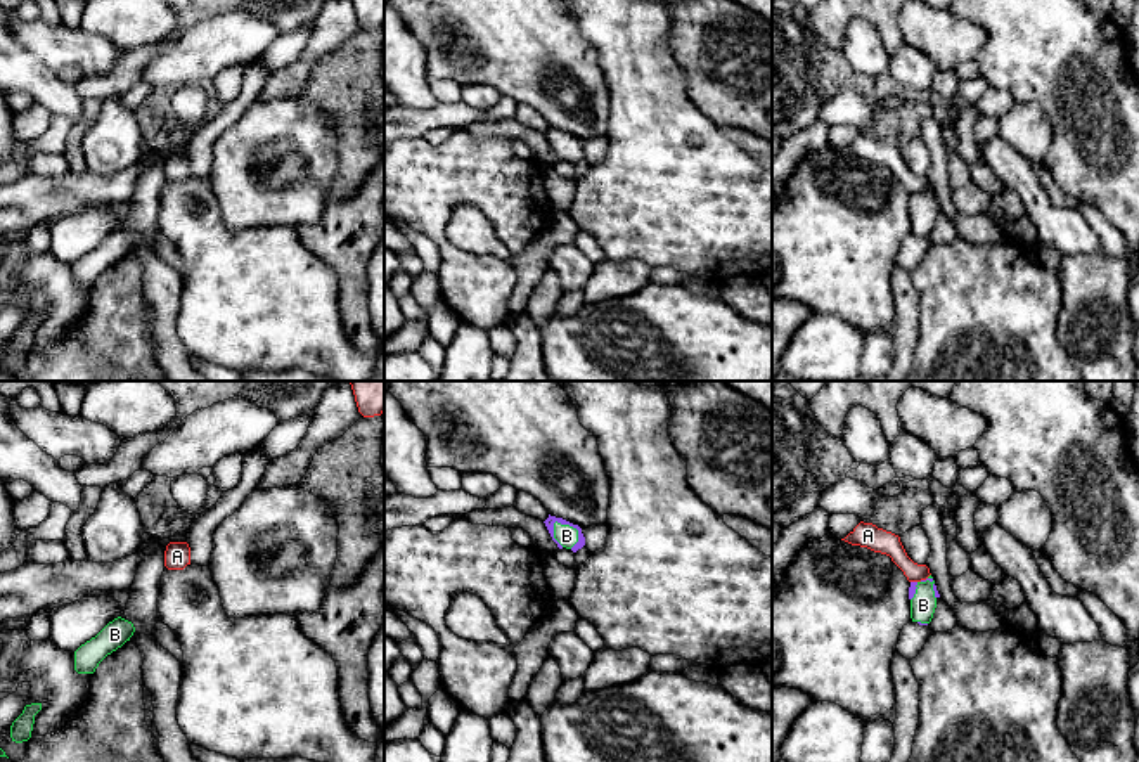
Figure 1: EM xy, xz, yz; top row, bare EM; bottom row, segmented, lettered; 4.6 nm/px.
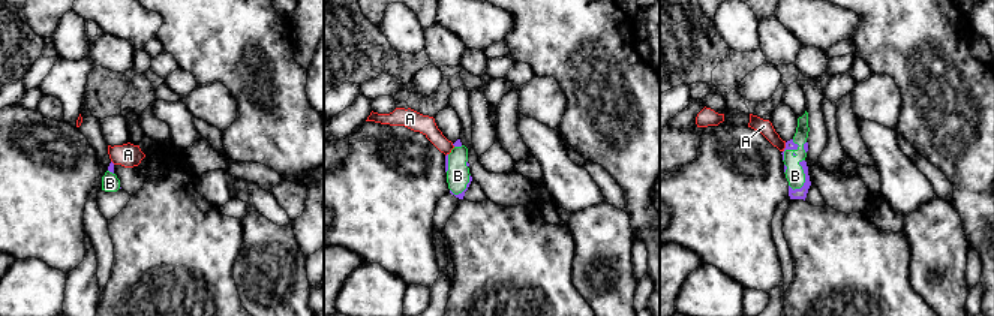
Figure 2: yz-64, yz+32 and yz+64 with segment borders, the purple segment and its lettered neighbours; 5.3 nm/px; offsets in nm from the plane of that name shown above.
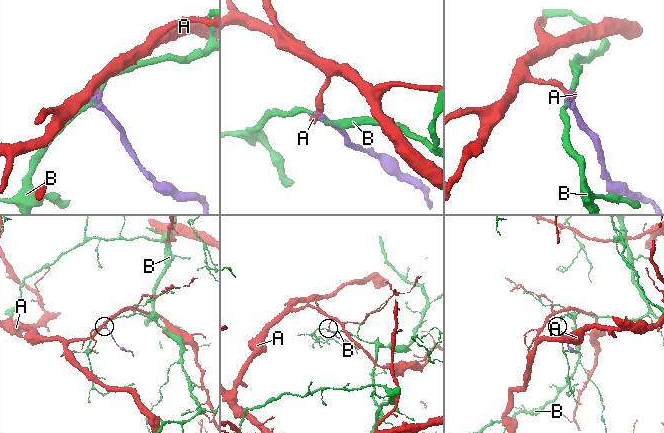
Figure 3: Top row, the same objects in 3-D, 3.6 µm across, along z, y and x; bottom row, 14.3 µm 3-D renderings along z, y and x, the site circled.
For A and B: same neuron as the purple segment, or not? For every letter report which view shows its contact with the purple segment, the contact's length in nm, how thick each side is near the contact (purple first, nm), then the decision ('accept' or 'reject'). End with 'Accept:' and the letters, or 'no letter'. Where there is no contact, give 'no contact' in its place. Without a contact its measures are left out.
A: yz | 40 nm | 20/110 nm | reject
B: xz | 150 nm | 50/100 nm | reject
Accept: no letter

